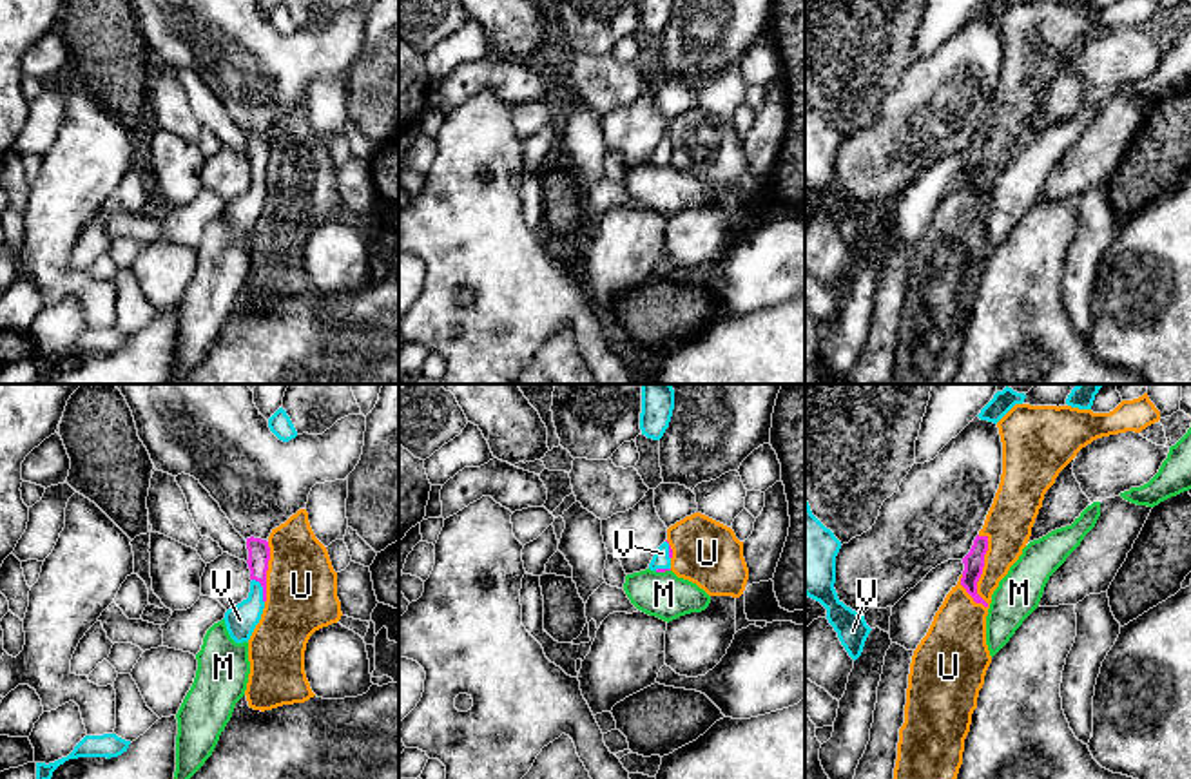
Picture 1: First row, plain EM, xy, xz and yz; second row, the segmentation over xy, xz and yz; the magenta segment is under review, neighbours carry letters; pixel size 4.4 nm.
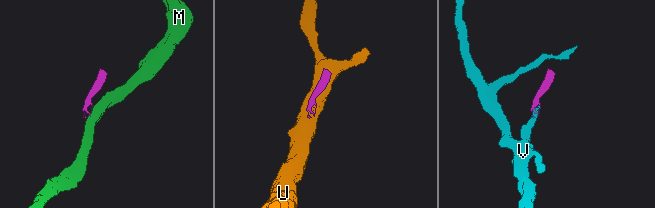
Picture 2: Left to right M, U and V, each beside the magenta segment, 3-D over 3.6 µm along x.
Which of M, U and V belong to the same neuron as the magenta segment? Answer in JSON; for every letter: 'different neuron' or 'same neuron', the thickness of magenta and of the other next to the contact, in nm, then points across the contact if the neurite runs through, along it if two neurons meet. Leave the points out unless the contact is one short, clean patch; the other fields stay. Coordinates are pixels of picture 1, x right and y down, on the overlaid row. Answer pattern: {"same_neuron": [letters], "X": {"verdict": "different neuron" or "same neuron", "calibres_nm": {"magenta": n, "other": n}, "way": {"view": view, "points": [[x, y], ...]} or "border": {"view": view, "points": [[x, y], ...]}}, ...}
{"same_neuron": ["V"], "M": {"verdict": "different neuron", "calibres_nm": {"magenta": 20, "other": 200}, "border": {"view": "xz", "points": [[669, 569], [655, 571]]}}, "U": {"verdict": "different neuron", "calibres_nm": {"magenta": 90, "other": 220}}, "V": {"verdict": "same neuron", "calibres_nm": {"magenta": 100, "other": 140}, "way": {"view": "xy", "points": [[258, 549], [258, 582], [263, 589], [240, 620]]}}}

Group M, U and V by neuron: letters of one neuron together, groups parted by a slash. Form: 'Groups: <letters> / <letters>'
Groups: M / U / V

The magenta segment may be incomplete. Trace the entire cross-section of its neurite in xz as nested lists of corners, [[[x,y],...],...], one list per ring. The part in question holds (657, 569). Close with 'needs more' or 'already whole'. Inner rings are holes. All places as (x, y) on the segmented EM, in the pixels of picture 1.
[[[665,540],[654,553],[649,569],[656,572],[665,572],[671,571],[671,558],[673,558],[673,549],[669,542]]] | needs more

